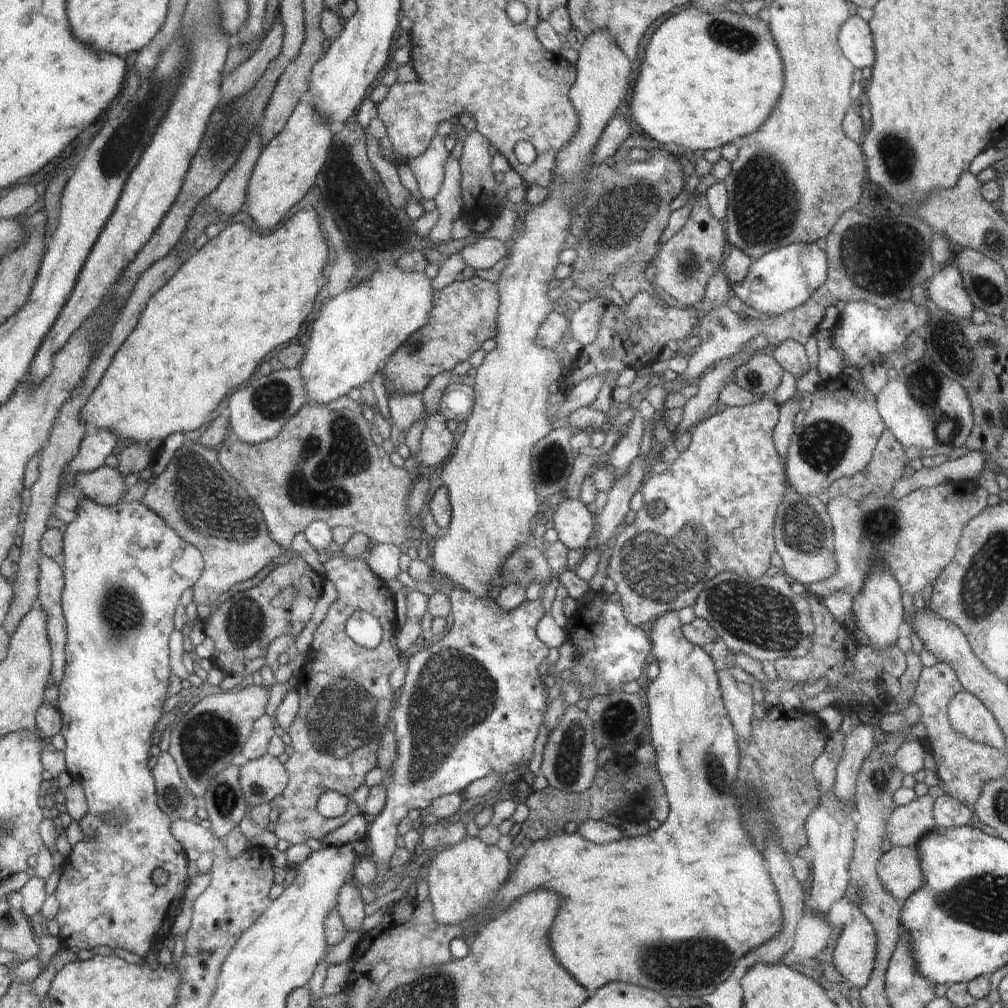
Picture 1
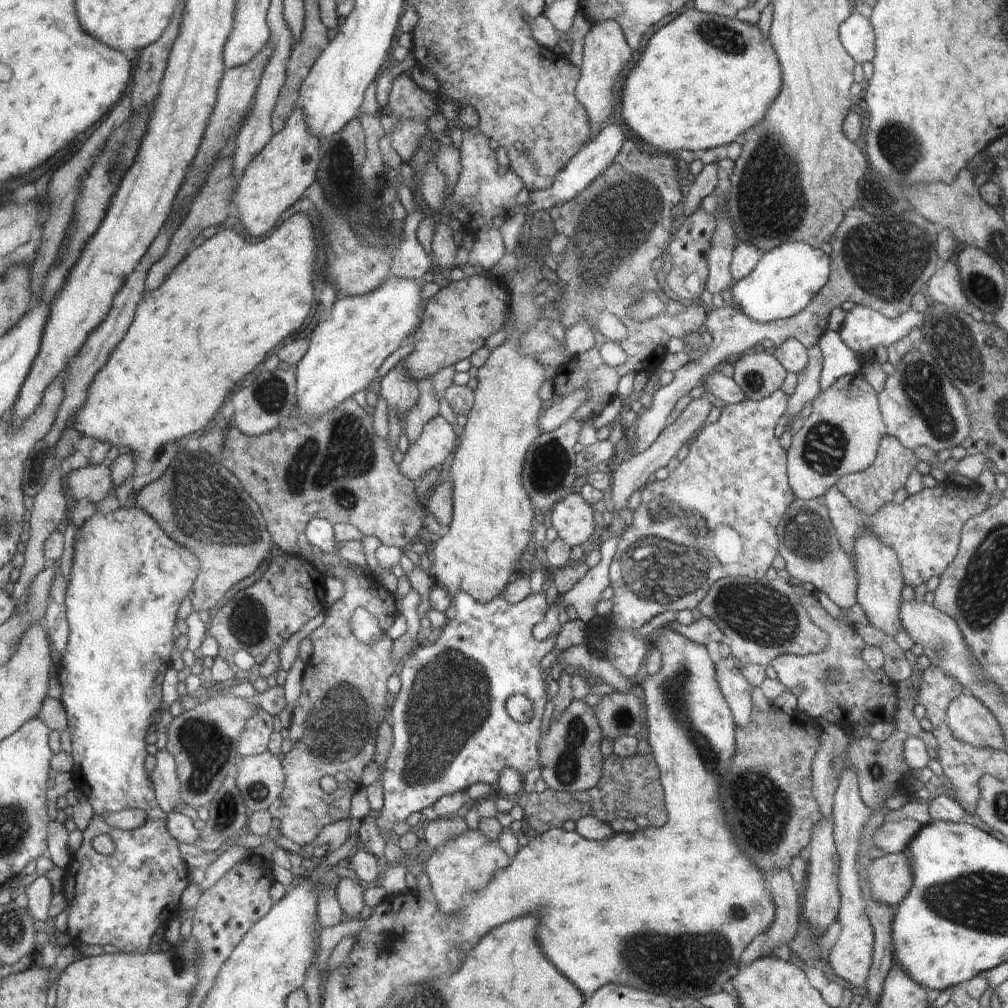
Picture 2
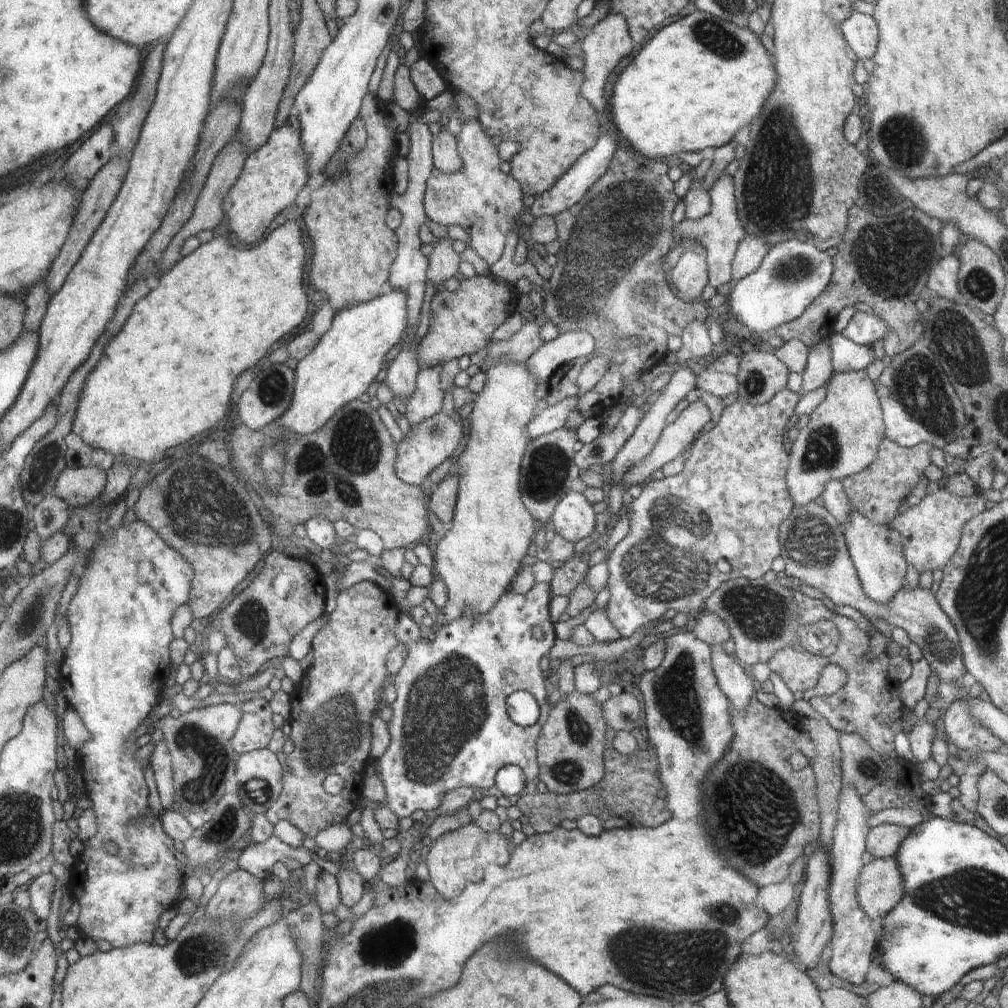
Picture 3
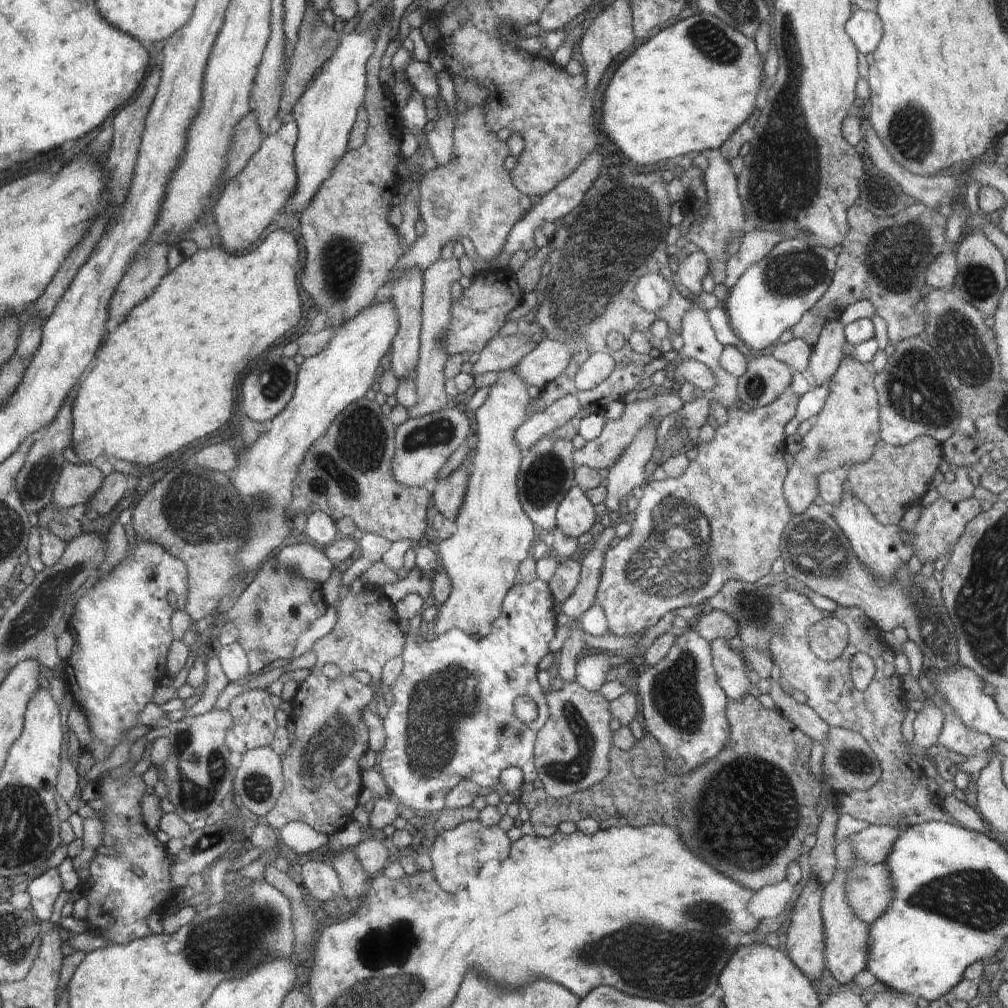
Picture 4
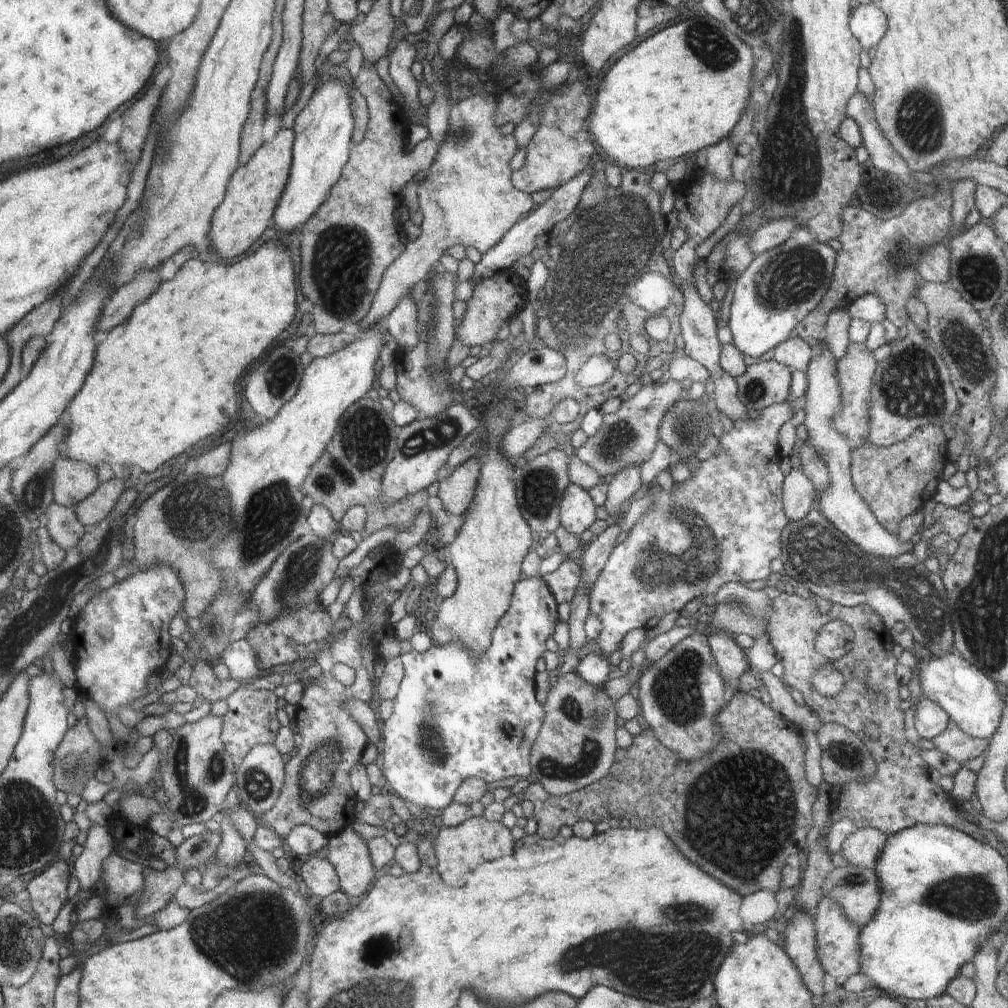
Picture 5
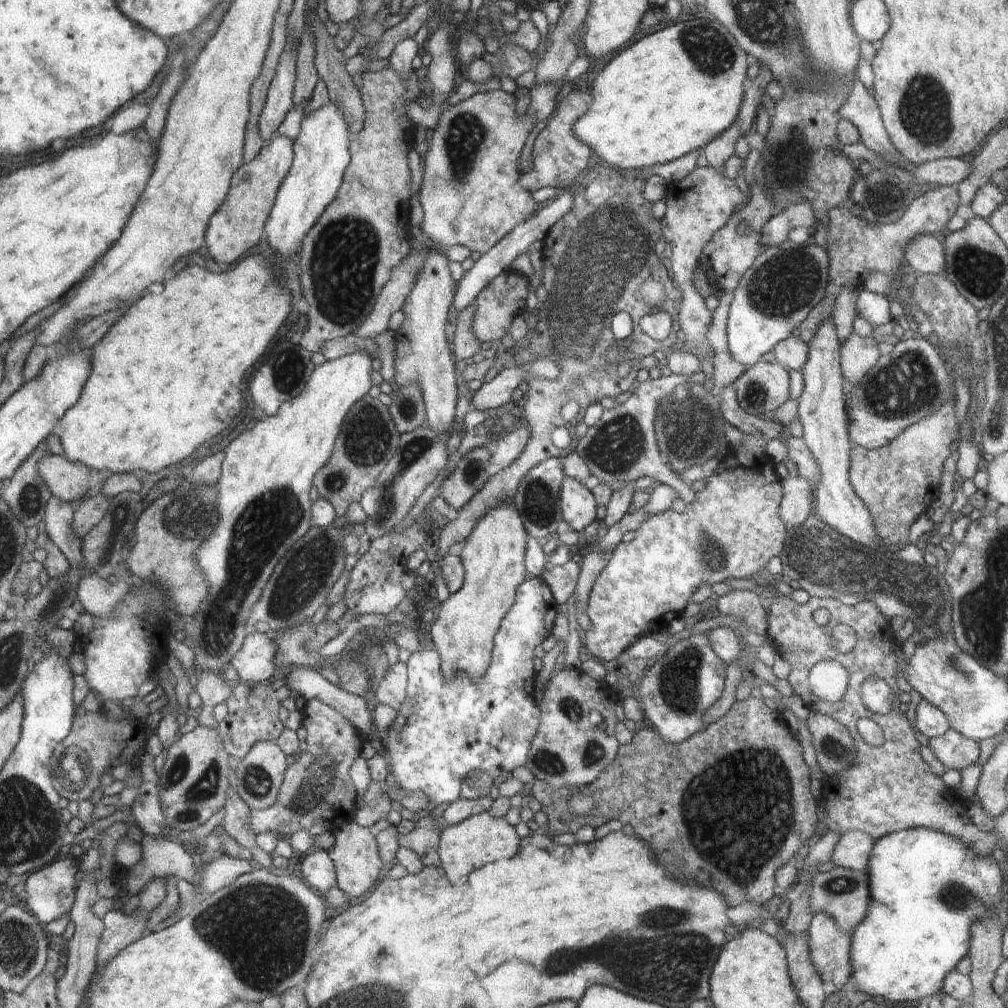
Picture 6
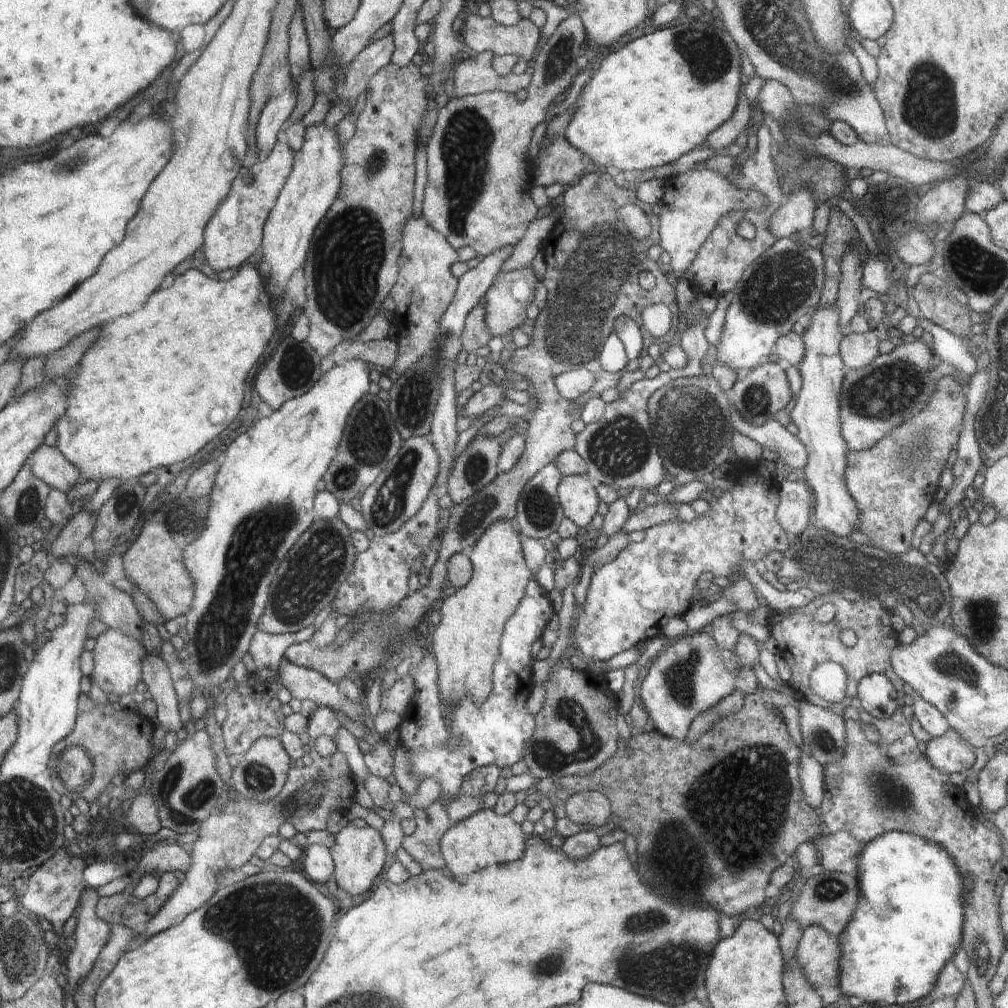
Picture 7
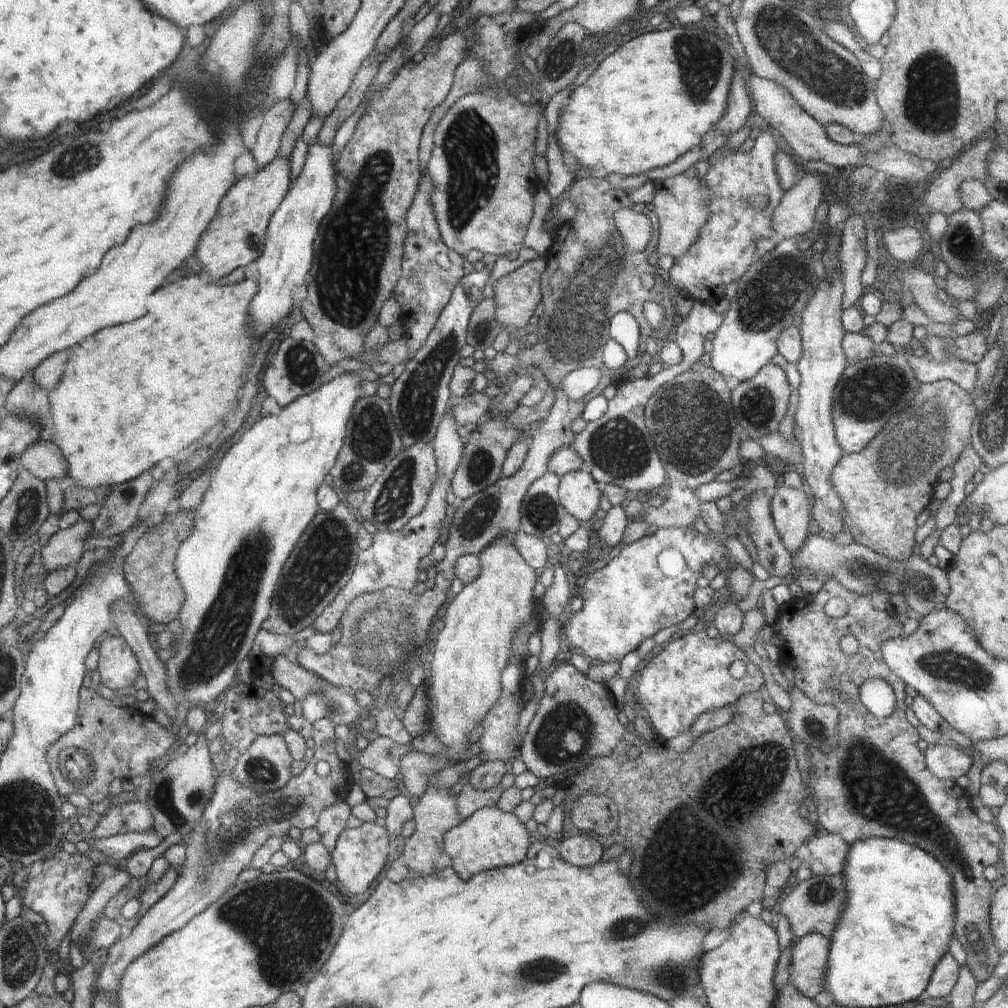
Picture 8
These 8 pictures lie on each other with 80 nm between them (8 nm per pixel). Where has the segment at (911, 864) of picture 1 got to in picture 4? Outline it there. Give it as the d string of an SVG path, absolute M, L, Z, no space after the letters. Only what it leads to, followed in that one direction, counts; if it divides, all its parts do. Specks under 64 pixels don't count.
M854 863L846 894L849 894L848 904L858 914L858 918L868 925L874 924L886 912L894 894L888 866L885 863Z

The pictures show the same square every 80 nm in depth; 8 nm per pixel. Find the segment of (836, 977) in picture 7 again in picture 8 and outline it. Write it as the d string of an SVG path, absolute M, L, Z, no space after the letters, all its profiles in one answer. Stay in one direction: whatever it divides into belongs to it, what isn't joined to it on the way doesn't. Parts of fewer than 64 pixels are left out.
M810 932L794 943L789 980L808 998L816 998L824 991L831 943L820 932Z

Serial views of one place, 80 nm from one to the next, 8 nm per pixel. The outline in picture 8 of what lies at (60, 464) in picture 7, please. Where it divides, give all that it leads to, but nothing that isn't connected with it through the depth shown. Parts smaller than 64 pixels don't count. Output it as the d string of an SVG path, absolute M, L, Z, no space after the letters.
M33 440L23 450L21 470L40 480L58 479L67 475L67 462L61 450L52 441Z

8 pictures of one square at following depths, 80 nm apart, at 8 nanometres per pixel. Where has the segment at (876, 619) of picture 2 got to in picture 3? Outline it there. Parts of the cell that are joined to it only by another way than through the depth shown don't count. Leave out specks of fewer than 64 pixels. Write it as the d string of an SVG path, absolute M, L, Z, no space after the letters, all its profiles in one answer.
M856 510L852 511L850 522L842 527L842 532L864 596L878 604L892 600L892 596L896 596L896 592L906 586L905 576L908 570L900 534L888 528L888 525L870 523L866 516Z

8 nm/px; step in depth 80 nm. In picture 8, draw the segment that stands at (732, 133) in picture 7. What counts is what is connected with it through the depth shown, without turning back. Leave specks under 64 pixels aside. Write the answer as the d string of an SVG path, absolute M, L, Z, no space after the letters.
M737 69L736 72L733 72L729 92L727 110L724 111L719 123L716 124L716 129L724 132L727 136L743 128L750 114L749 90L742 74Z

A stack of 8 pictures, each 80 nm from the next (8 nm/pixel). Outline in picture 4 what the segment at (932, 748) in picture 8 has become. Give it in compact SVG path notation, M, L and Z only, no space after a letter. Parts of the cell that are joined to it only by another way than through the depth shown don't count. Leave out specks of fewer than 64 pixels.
M949 709L944 716L938 745L964 757L980 755L995 746L994 740L988 734L970 730L962 718L954 710Z

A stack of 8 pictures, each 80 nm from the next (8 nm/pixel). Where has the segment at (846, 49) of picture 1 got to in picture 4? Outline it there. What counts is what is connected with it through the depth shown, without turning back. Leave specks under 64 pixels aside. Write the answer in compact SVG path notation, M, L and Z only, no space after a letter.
M855 7L852 16L846 20L844 30L850 36L858 53L865 56L874 53L879 48L883 36L882 22L880 22L877 12L857 7Z

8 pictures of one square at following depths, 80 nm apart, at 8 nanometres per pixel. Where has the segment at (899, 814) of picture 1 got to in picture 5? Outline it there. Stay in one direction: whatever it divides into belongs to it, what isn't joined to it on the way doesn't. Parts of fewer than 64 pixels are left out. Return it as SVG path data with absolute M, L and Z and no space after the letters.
M862 827L850 833L841 844L840 853L850 865L874 869L874 865L886 842L883 832L872 827Z

